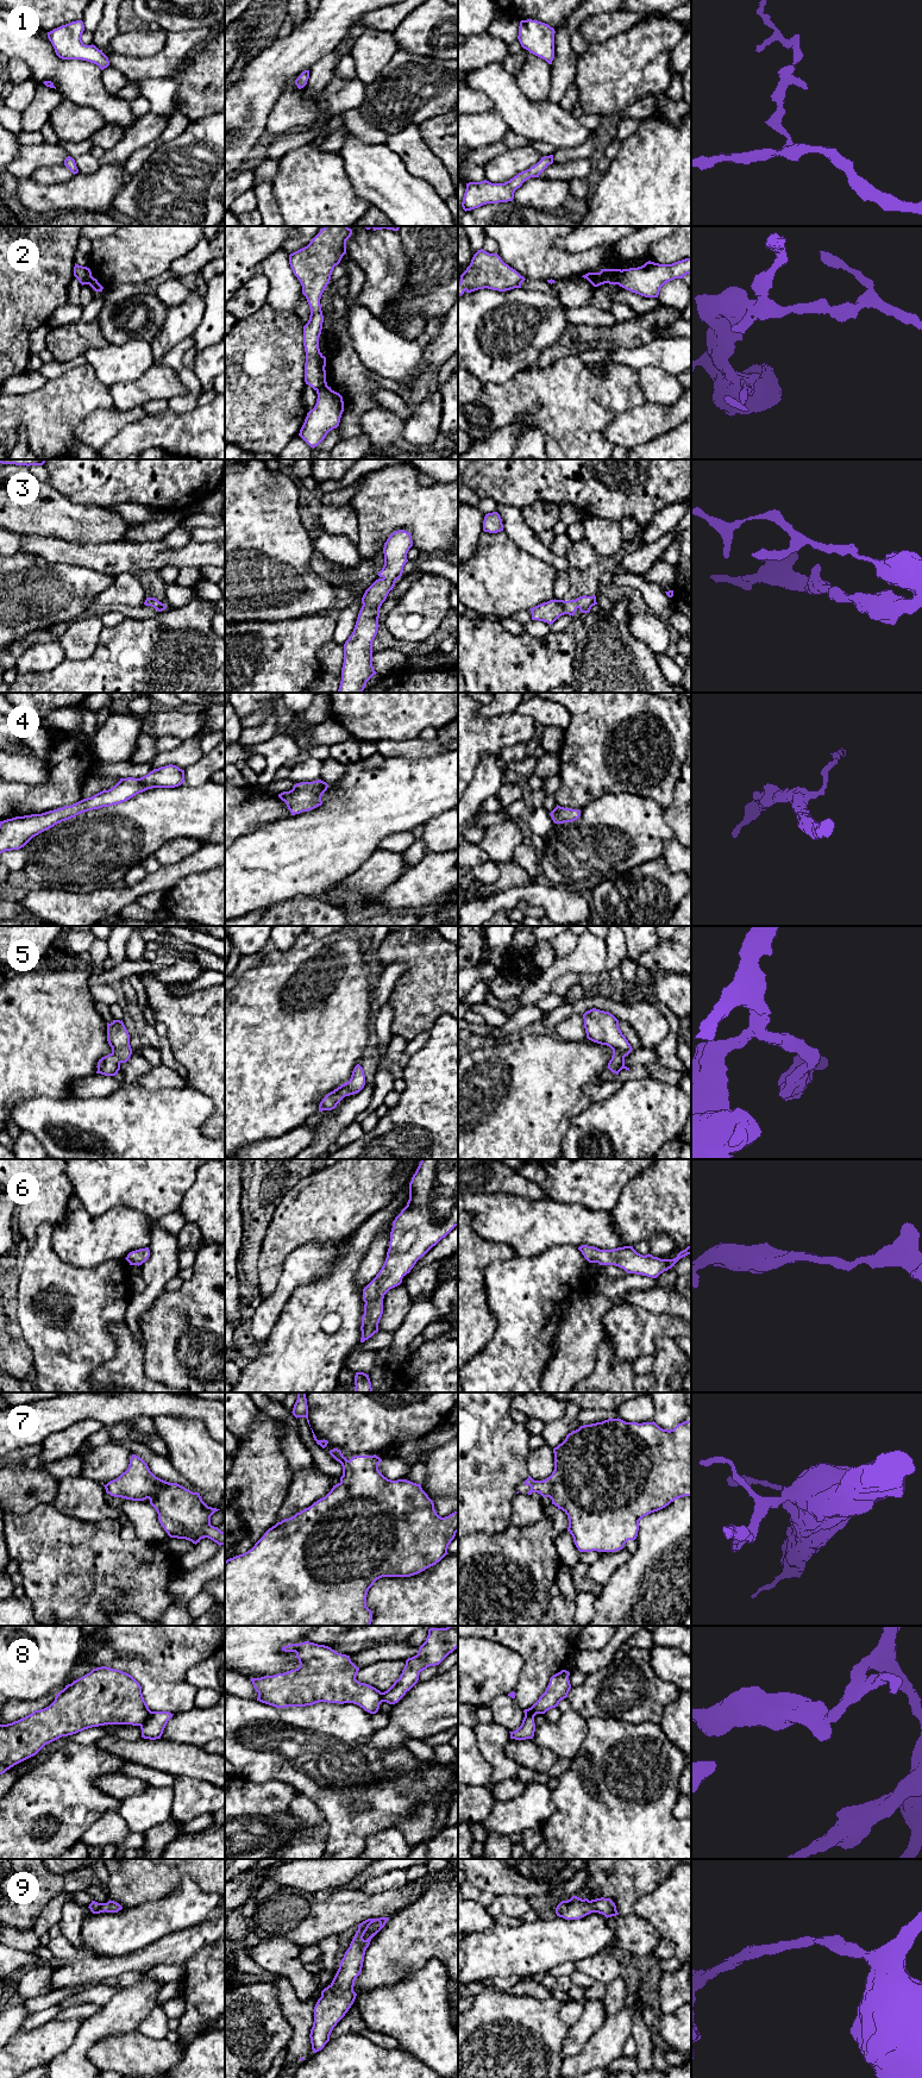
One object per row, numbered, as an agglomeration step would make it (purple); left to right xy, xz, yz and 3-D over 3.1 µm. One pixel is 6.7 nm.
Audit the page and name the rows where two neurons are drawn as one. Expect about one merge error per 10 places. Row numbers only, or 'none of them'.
2

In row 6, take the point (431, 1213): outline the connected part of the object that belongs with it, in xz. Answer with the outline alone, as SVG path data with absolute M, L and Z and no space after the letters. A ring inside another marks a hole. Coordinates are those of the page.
M421 1159L409 1183L407 1206L393 1221L385 1262L376 1277L363 1289L365 1304L360 1342L378 1332L384 1295L400 1285L416 1262L456 1226L458 1226L458 1159Z

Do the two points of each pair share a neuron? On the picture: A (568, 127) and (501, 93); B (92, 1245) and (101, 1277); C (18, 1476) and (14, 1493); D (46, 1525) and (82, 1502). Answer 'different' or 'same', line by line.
A: same
B: different
C: same
D: different

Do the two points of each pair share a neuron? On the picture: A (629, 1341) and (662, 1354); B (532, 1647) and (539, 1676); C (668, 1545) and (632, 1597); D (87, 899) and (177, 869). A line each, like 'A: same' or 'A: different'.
A: different
B: same
C: same
D: same

